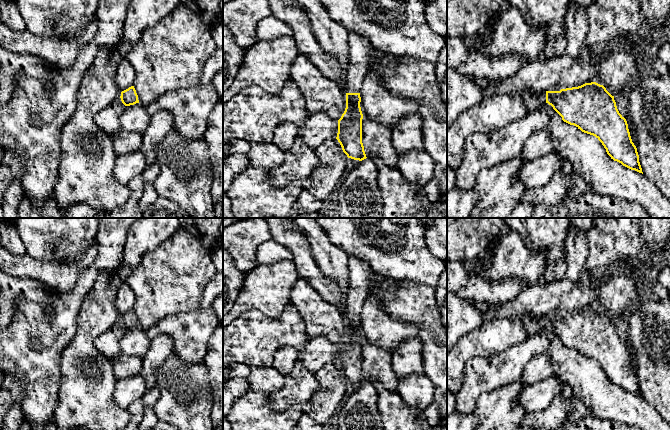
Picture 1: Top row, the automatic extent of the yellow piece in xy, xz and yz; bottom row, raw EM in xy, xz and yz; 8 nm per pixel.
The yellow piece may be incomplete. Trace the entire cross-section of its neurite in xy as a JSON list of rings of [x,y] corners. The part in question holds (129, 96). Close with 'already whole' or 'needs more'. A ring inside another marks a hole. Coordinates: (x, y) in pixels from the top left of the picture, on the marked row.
[[[131,86],[128,89],[122,91],[120,98],[125,106],[130,106],[139,103],[138,95],[134,86]]] | already whole

